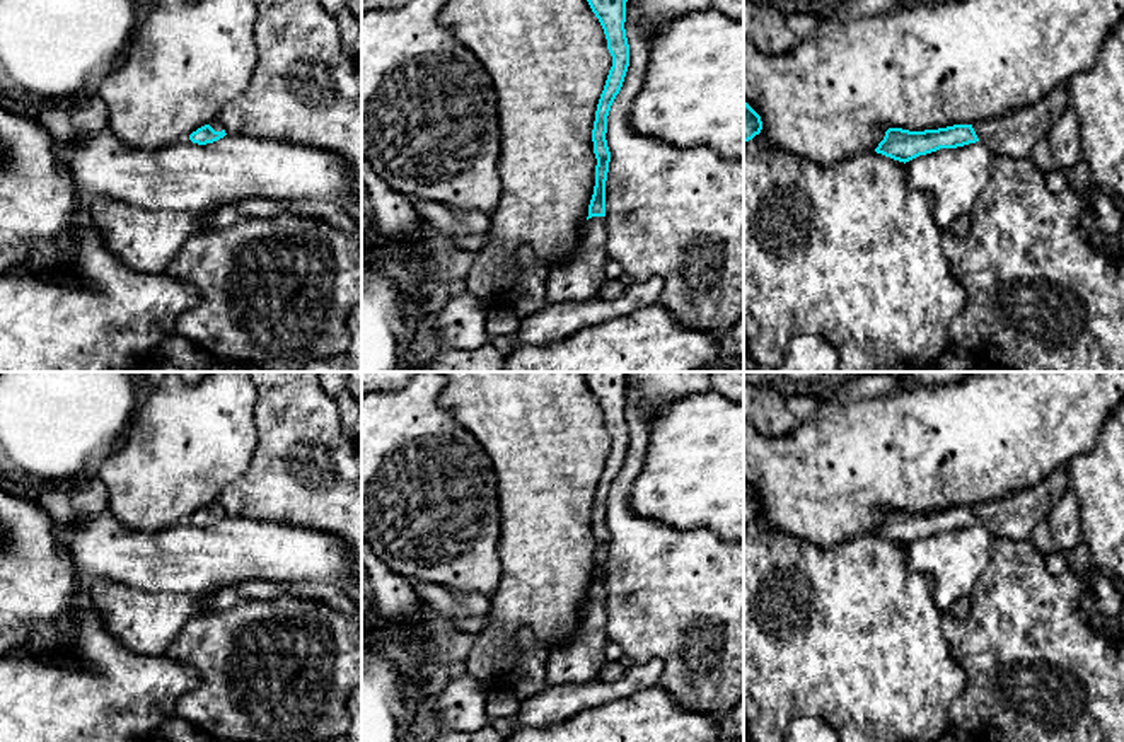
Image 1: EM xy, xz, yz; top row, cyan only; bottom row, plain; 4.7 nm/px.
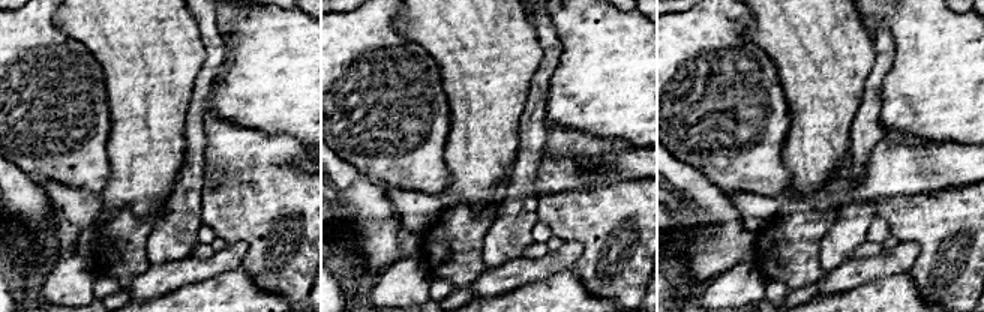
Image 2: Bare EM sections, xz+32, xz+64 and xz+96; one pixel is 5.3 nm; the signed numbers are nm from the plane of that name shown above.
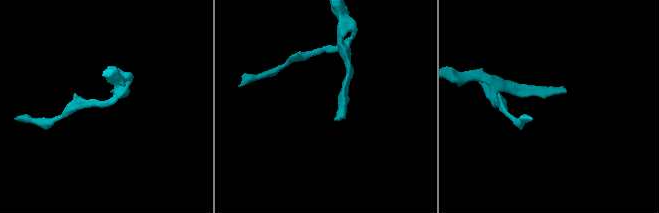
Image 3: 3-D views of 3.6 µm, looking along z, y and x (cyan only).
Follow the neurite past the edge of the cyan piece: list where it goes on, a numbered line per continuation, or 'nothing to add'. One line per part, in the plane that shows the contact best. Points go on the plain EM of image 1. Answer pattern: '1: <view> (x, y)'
1: xz (579, 660)

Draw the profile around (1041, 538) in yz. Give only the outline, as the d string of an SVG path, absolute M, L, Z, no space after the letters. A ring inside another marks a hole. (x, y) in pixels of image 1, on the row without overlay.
M1047 519L1042 520L1035 530L1032 532L1030 539L1028 539L1035 548L1039 548L1044 554L1049 553L1063 553L1064 556L1068 556L1069 551L1061 549L1056 541L1052 539L1052 534L1049 530L1049 522Z

